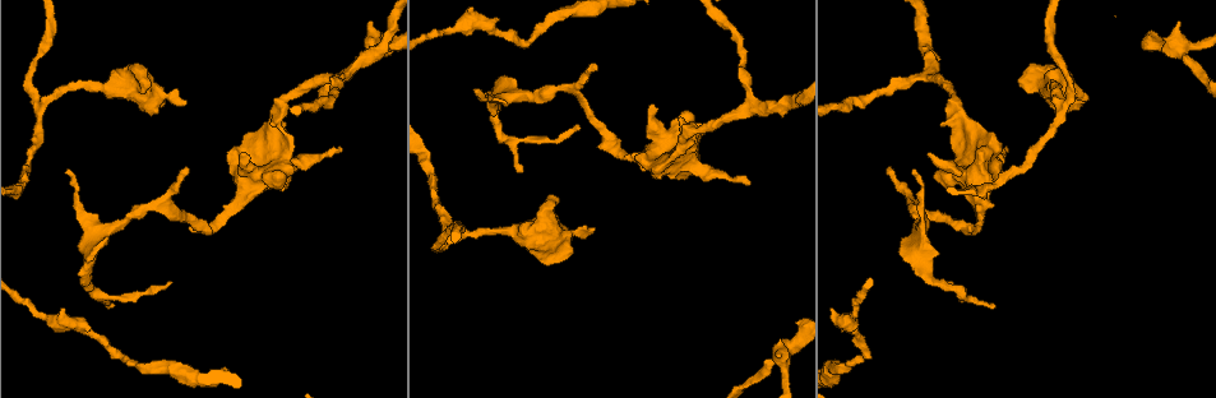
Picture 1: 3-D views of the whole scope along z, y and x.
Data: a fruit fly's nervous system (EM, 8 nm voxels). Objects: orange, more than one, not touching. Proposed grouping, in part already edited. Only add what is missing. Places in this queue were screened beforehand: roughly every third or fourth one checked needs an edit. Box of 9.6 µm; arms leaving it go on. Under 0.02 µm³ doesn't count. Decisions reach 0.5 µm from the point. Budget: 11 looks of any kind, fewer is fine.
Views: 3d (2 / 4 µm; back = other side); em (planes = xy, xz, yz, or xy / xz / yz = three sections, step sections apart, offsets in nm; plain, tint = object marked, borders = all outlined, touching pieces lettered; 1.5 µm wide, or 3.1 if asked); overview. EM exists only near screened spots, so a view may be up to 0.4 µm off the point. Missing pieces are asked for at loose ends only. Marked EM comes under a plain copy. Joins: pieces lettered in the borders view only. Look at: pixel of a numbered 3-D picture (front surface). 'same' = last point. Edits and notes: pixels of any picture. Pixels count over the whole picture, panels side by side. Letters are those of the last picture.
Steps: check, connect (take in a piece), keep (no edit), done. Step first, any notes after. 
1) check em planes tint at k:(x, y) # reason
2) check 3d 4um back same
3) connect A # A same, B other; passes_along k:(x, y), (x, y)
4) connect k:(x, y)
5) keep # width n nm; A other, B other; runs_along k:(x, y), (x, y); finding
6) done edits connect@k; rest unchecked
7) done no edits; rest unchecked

check 3d 4um at 1:(912, 175) # branch stops here

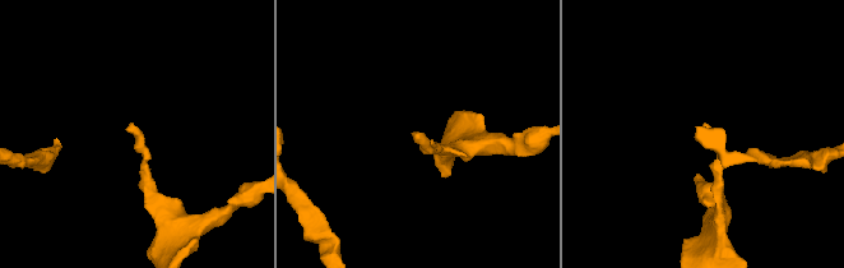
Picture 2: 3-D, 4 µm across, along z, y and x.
check em xz step 4 borders at 2:(414, 136) # now the EM

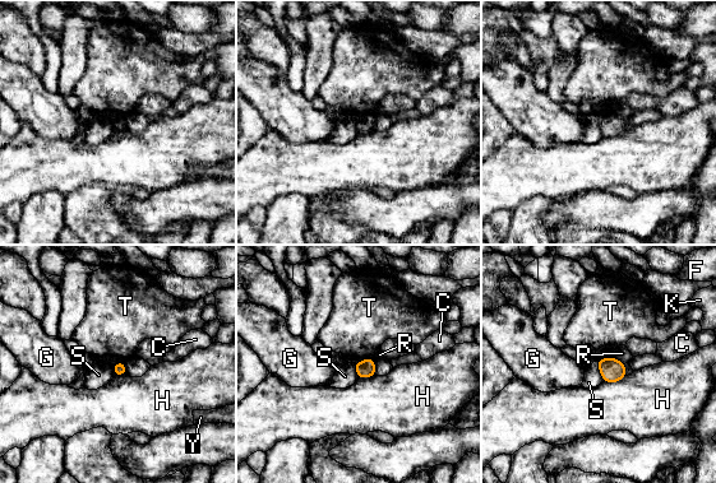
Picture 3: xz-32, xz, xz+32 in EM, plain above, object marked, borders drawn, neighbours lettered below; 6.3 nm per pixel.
keep # C other, F other, G other, H other, K other, R other, S other, T other, Y other; border 3:(595, 362), (604, 381); no lettered piece goes on from it

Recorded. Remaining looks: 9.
check em planes borders at 1:(186, 100)

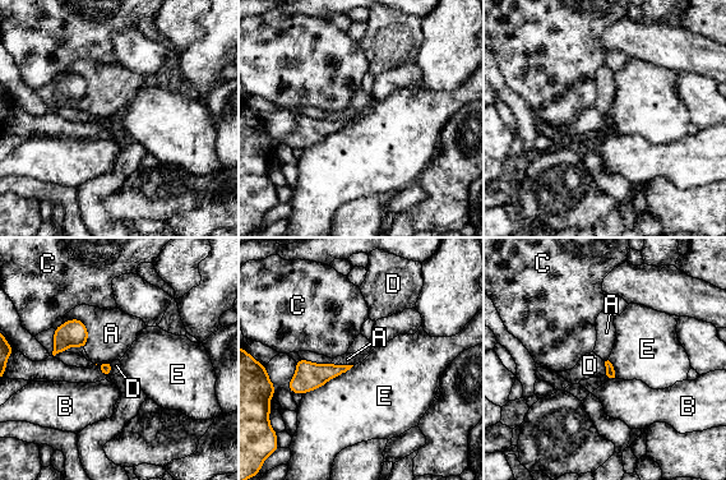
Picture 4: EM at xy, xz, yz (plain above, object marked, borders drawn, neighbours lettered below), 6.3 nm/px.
keep # longest_contact E 380 nm; A other, B other, C other, D other, E other; no lettered piece goes on from it

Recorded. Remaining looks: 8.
check 3d 4um at 1:(112, 306)

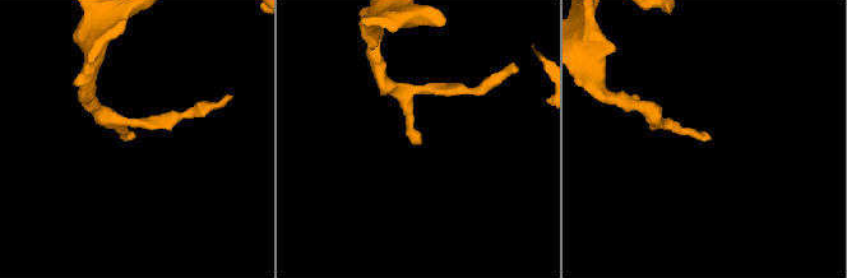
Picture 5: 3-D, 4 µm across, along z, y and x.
check em planes borders at 5:(135, 135) # need the tissue

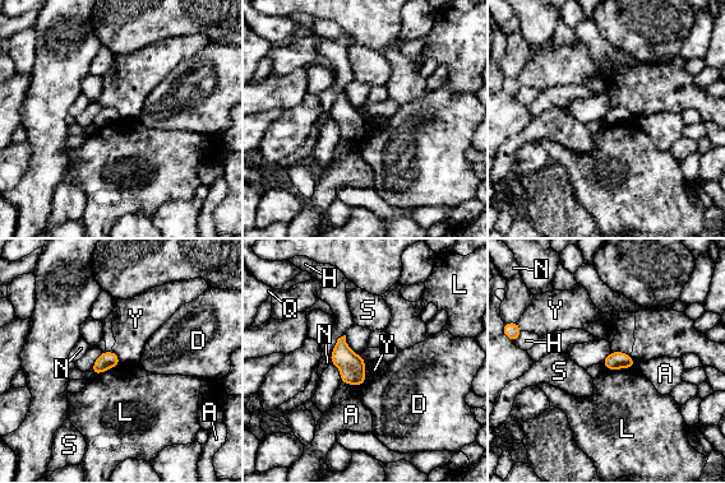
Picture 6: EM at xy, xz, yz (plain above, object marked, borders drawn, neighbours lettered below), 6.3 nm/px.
keep # longest_contact L 190 nm; A other, D other, H other, L other, N other, Q other, S other, Y other; border 6:(365, 361), (365, 381), (360, 386); no lettered piece goes on from it

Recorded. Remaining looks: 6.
check em planes borders at 1:(652, 104) # branch stops here

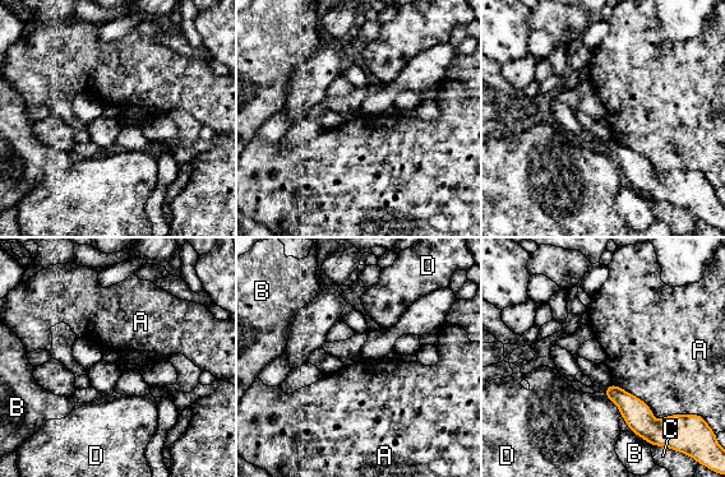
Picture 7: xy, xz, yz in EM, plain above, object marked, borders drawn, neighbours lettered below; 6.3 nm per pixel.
keep # longest_contact A 550 nm; A other, B other, C other, D other; border 7:(603, 393), (617, 406), (620, 415); no lettered piece goes on from it

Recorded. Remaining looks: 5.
done no edits; rest unchecked

